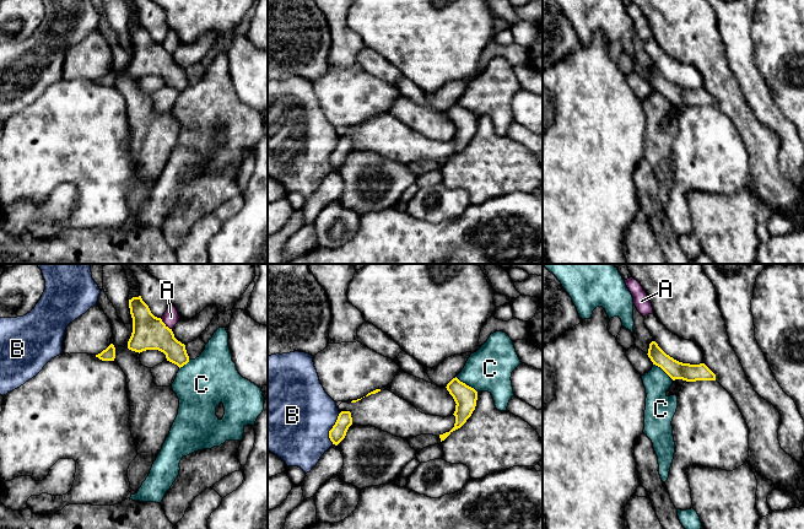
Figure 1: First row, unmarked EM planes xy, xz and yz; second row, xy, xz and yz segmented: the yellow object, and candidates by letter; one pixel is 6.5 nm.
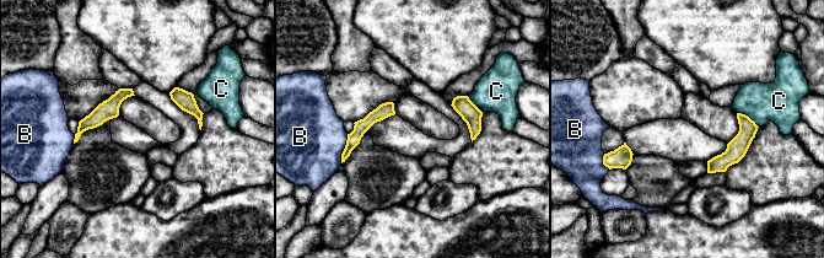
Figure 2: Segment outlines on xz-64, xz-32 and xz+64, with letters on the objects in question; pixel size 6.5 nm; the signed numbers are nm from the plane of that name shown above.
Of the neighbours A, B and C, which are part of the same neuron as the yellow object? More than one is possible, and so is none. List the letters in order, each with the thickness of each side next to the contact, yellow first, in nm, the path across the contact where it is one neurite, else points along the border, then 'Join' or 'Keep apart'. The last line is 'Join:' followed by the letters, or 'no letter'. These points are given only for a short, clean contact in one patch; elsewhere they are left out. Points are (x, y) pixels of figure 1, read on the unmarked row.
A: Thickness 220 nm (yellow) against 110 nm. Boundary: xy (160, 43), (171, 54). Keep apart
B: Thickness 100 nm (yellow) against 480 nm. Keep apart
C: Thickness 150 nm (yellow) against 300 nm. Boundary: xz (456, 102), (478, 117). Keep apart
Join: no letter

